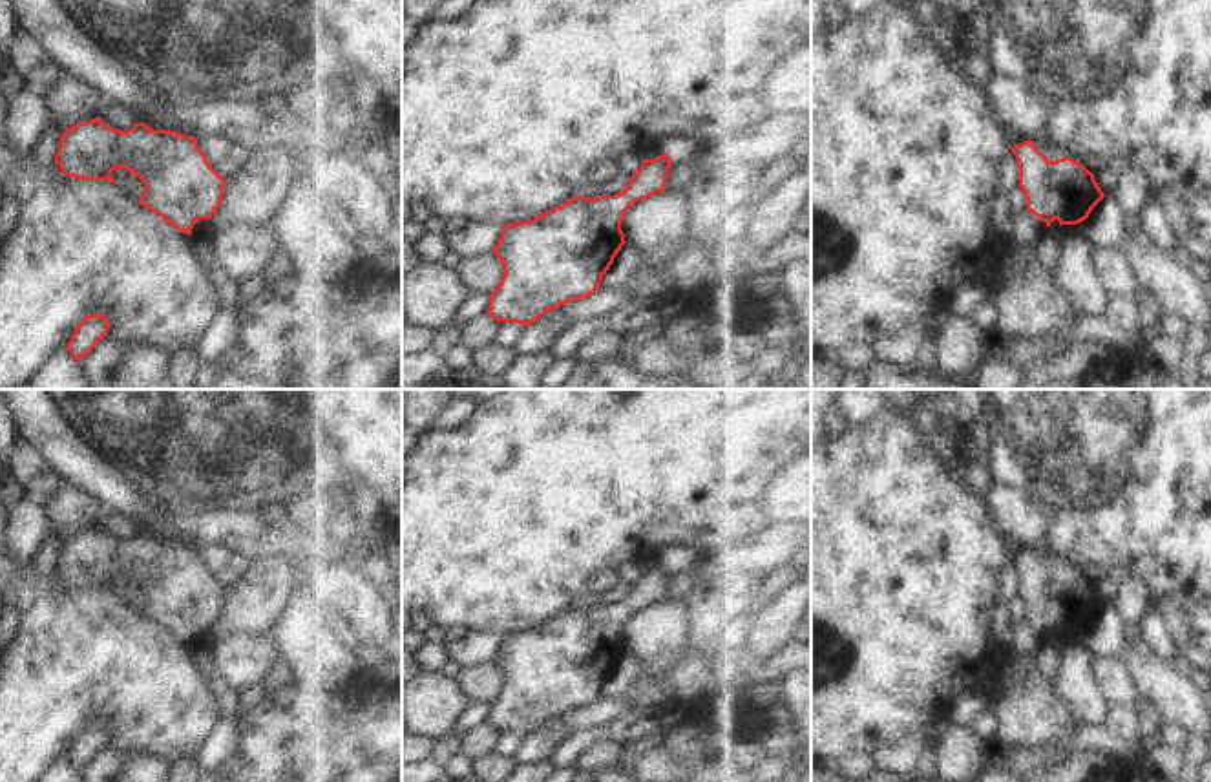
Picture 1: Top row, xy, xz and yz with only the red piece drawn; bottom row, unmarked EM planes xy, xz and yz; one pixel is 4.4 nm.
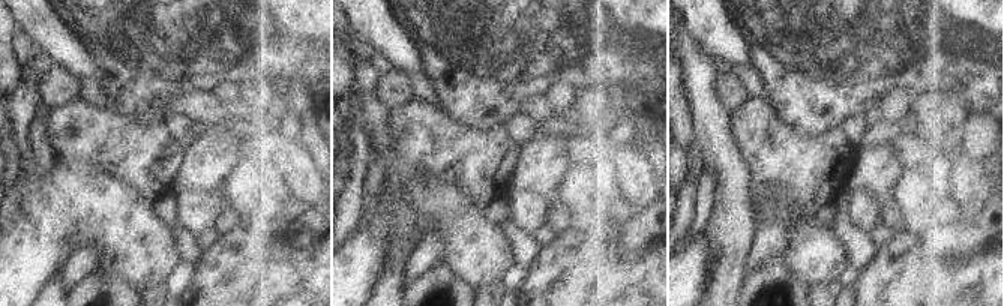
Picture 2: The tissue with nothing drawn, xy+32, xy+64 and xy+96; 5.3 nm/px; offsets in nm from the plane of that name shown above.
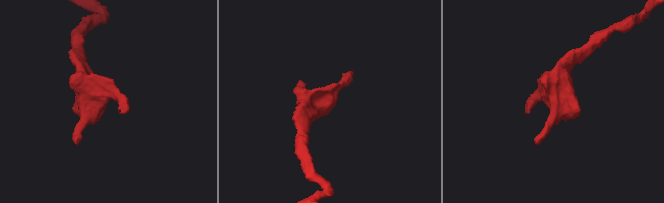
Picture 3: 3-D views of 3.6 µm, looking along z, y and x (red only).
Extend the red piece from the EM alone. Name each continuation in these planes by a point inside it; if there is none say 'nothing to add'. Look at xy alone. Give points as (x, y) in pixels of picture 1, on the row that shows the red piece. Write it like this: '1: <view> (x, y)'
nothing to add

